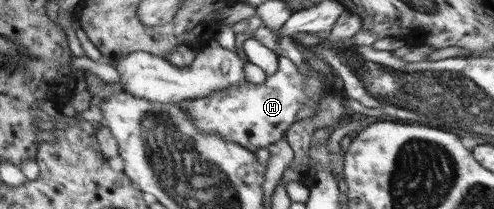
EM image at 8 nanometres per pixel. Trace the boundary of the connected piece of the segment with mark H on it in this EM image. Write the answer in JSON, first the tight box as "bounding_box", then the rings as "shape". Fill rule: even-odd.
{"bounding_box":[181,56,306,152],"shape":[[[278,56],[277,71],[266,76],[264,82],[241,82],[241,85],[215,91],[211,97],[181,101],[181,106],[202,133],[214,133],[225,141],[256,152],[285,138],[305,104],[305,89],[306,77],[299,72],[297,65],[287,57]]]}

